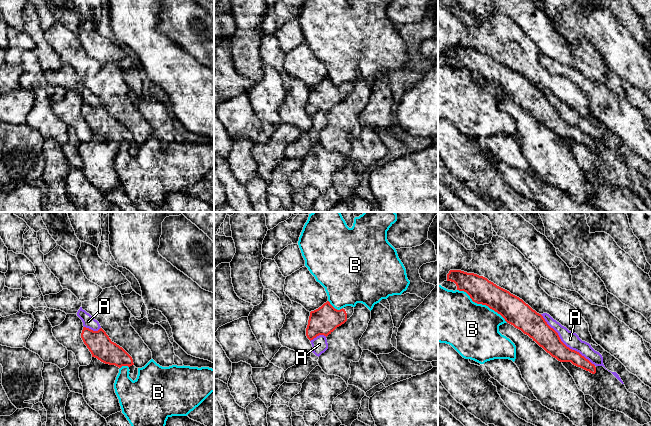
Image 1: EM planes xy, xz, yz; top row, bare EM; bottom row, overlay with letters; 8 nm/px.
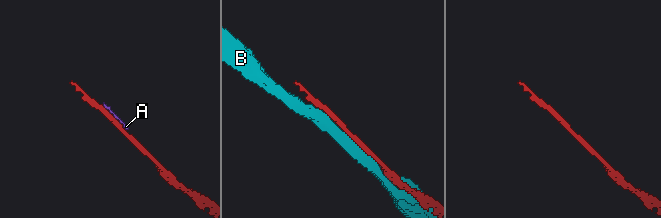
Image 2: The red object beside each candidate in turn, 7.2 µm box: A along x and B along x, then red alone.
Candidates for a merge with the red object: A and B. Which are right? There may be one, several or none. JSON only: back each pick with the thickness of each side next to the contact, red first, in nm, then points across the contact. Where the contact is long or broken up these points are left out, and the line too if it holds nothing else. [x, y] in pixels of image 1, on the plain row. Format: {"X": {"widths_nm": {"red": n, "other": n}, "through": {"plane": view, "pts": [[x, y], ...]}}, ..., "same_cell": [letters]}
{"same_cell": []}

